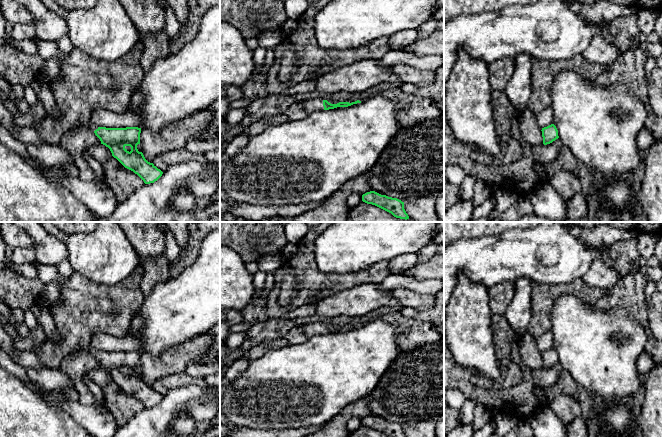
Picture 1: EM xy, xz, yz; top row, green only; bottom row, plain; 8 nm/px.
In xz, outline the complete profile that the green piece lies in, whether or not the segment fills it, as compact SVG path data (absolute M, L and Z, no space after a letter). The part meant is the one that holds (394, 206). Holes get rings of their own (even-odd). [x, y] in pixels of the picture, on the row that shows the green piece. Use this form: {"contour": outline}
{"contour": "M370 191L362 195L362 201L367 204L375 205L400 219L409 219L404 209L404 202L397 198L381 195L375 191Z"}

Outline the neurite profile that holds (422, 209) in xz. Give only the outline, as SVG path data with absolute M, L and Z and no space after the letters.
M435 195L413 198L404 203L404 209L409 218L416 222L439 222L435 209L436 199Z

